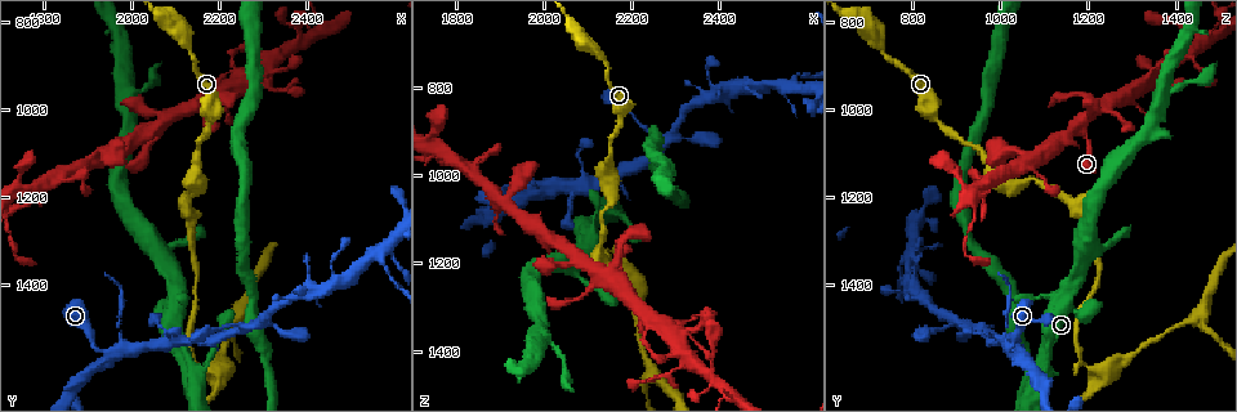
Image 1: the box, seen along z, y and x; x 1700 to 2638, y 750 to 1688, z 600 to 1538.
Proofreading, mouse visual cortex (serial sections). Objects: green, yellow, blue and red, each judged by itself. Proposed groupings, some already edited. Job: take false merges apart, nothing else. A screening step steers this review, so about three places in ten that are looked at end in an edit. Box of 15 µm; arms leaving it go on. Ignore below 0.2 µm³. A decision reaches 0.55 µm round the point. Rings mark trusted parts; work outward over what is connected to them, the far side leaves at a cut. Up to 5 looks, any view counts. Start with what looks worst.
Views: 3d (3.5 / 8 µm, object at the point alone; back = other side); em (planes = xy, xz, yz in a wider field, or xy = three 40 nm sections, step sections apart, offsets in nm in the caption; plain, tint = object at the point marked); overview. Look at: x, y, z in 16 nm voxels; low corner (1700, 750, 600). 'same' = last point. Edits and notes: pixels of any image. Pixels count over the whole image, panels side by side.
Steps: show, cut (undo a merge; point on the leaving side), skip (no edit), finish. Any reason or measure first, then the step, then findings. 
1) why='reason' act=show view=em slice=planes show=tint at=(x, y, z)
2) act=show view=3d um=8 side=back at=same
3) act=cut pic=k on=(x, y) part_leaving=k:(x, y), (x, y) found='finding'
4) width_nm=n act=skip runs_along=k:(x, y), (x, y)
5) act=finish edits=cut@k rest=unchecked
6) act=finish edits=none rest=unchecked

why='thin neck' act=show view=3d um=3.5 at=(2160, 1585, 1200)

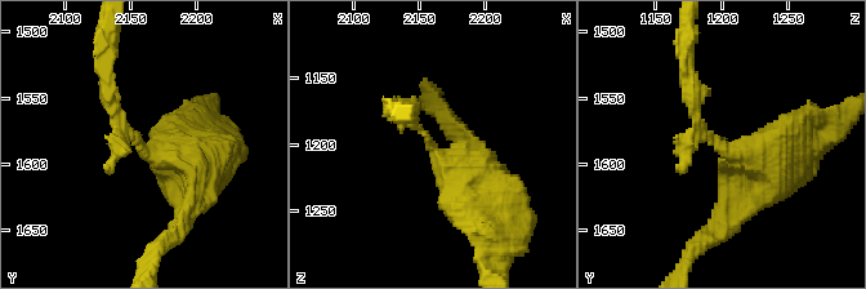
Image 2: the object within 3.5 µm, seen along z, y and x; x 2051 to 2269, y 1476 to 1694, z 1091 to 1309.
act=show view=em slice=xy step=5 show=tint at=(2158, 1586, 1200)

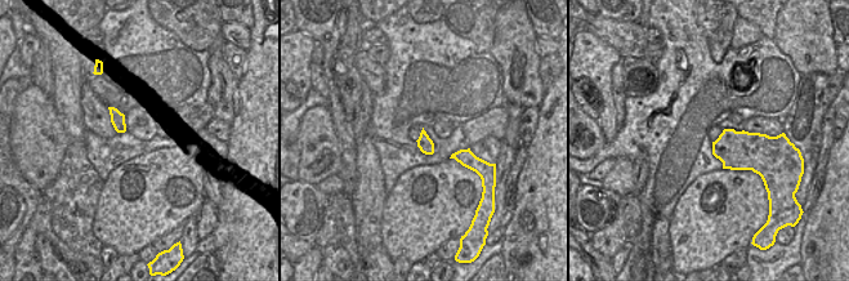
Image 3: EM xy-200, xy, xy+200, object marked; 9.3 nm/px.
act=skip runs_along=2:(393, 110), (425, 136), (481, 205) found='all the same cell'

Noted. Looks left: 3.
why='thick turns thin' act=show view=3d um=3.5 at=(1910, 1520, 1035)

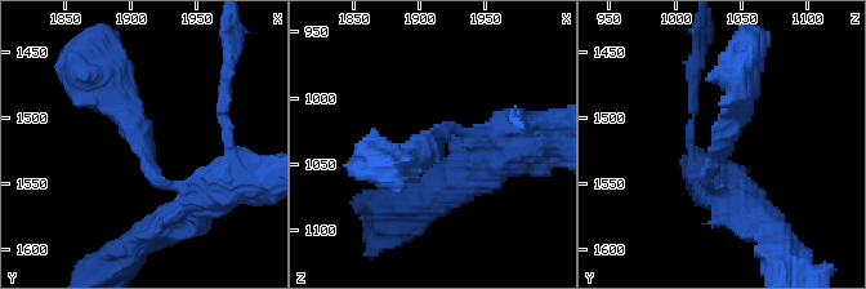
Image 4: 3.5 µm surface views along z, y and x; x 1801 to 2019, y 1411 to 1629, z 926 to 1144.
arm_widths_nm=150,400 why='shape alone is not enough' act=show view=em slice=xy step=2 show=tint at=(1906, 1518, 1034)

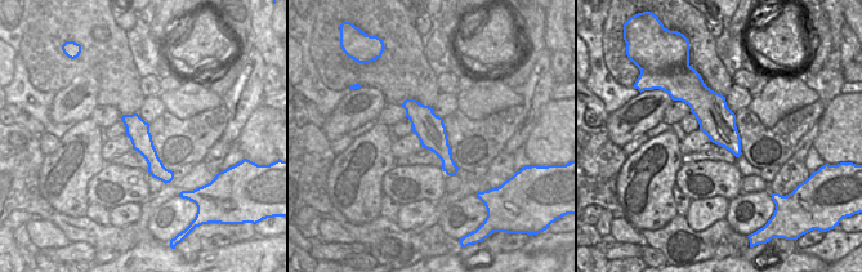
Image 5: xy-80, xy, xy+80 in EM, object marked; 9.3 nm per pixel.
act=show view=em slice=xy step=3 show=tint at=same

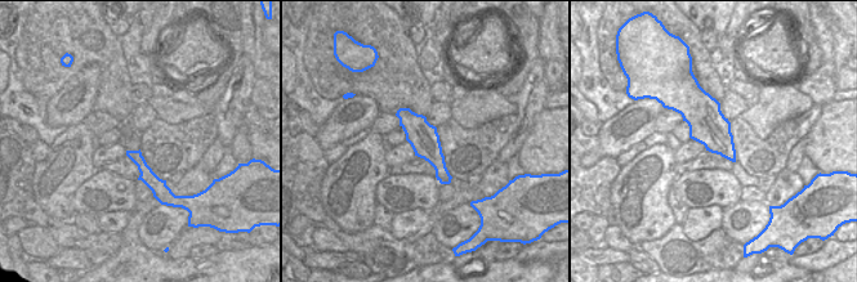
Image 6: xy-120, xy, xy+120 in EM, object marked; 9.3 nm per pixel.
act=skip runs_along=4:(94, 76), (146, 167), (193, 195) found='one cell here'

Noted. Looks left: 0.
act=finish edits=none rest=unchecked

